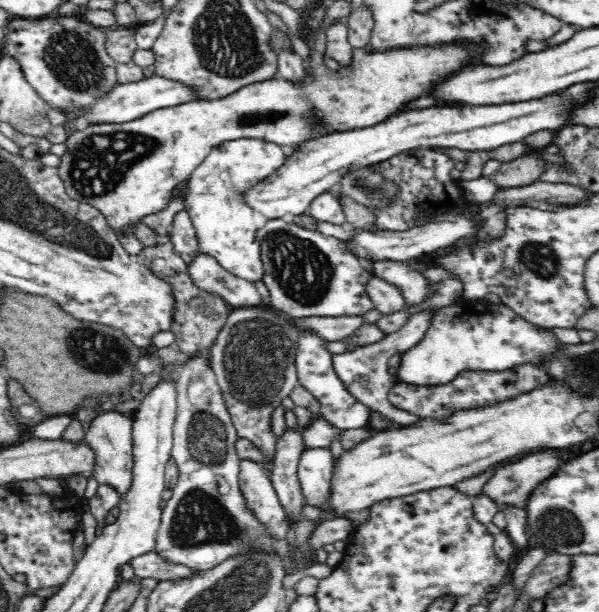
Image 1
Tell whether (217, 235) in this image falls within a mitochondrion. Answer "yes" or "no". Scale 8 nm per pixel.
no

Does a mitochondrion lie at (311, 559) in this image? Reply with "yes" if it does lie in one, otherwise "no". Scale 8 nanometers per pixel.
no

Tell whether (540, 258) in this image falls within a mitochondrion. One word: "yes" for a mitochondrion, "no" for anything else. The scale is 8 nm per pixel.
yes

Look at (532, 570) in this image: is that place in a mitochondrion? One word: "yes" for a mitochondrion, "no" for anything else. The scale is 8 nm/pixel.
no

